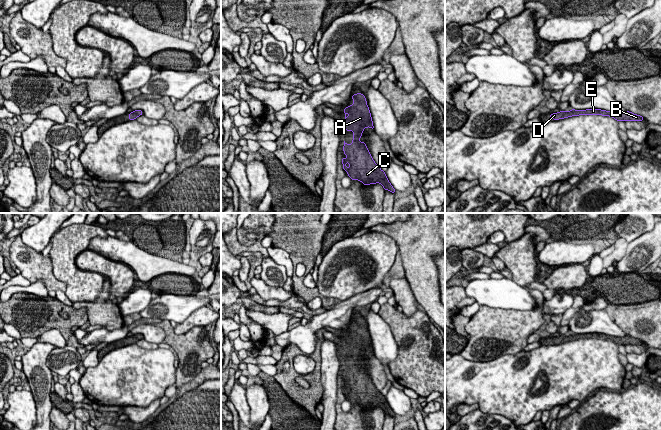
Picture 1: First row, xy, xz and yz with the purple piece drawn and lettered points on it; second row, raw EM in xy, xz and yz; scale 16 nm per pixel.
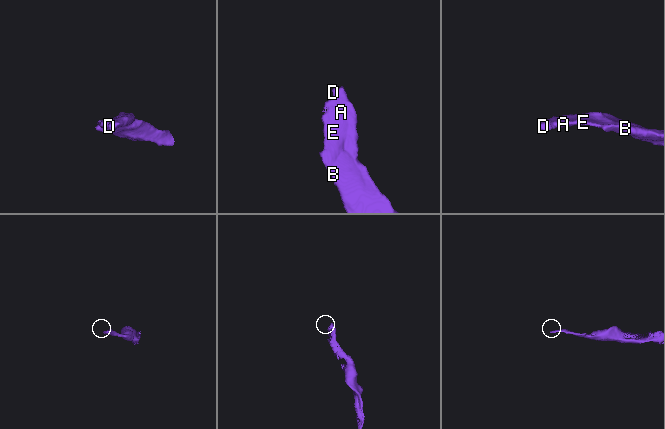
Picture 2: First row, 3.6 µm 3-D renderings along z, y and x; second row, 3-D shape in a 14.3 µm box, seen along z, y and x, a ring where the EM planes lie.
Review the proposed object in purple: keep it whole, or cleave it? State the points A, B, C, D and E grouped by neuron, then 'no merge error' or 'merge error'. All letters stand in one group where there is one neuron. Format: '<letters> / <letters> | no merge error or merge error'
A B C D E | no merge error

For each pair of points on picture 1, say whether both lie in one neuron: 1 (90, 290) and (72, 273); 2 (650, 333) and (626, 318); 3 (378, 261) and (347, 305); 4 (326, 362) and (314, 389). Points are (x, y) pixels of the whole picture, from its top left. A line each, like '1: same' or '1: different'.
1: same
2: same
3: different
4: different

